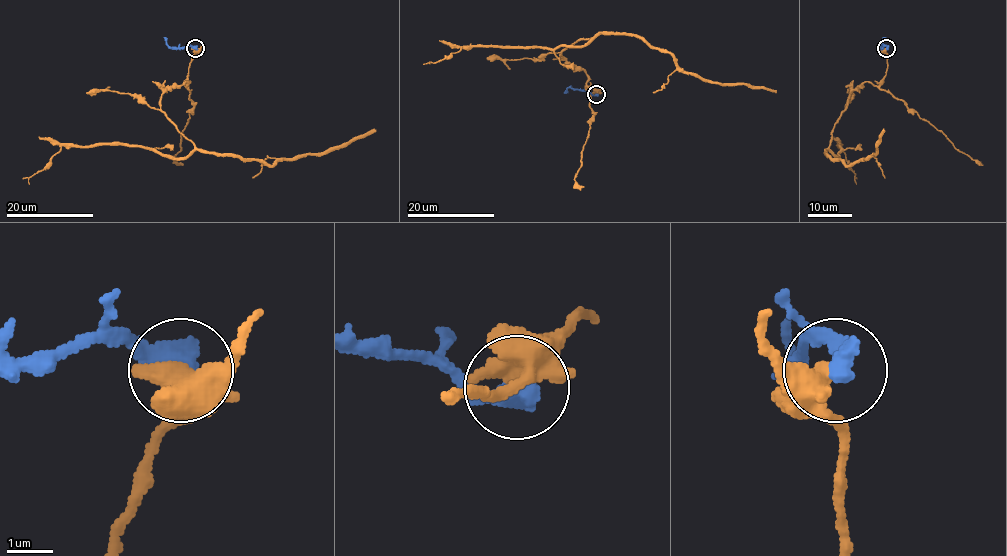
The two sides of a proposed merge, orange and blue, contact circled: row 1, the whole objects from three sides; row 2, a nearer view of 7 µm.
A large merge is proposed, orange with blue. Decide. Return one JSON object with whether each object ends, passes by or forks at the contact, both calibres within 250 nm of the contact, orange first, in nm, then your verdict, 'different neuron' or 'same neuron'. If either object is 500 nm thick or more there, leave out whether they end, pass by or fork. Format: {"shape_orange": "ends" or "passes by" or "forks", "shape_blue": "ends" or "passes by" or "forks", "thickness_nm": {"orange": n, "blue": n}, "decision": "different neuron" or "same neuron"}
{"thickness_nm": {"orange": 360, "blue": 550}, "decision": "different neuron"}

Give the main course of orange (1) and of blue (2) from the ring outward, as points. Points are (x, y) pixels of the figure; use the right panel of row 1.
1: (886, 49), (880, 85), (865, 81), (849, 96), (825, 150), (854, 164), (876, 152), (885, 130)
2: (886, 49), (885, 45), (880, 46), (885, 37)

